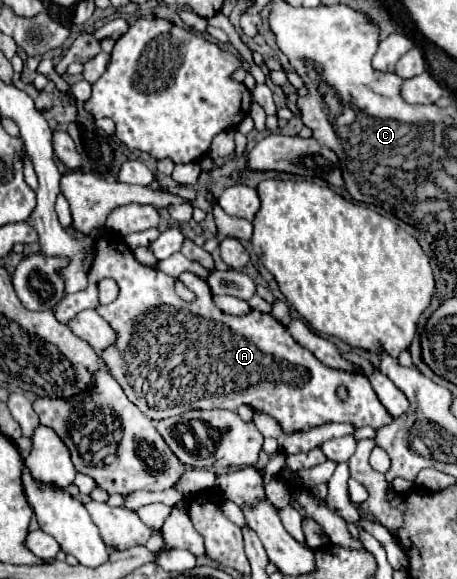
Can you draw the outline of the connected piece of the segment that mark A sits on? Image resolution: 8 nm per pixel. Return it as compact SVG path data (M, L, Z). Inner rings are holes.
M108 230L96 240L96 262L88 272L88 288L84 292L66 294L54 310L54 314L60 322L68 322L86 308L94 308L116 330L118 342L116 346L104 350L102 358L108 362L110 374L120 382L128 400L134 402L152 420L170 418L188 410L236 410L240 404L248 404L254 410L264 410L266 414L272 414L288 432L308 430L324 422L346 422L354 428L372 426L378 430L394 420L362 374L324 366L312 352L304 350L288 334L288 328L282 326L272 314L252 310L246 316L232 316L222 312L212 302L208 282L192 272L182 272L178 278L172 278L156 268L142 266L140 262L136 262L124 238L120 234L112 234L112 230ZM102 278L114 278L120 286L120 296L108 306L98 304L98 282ZM176 280L180 280L188 290L196 294L194 302L184 302L176 294ZM340 384L348 388L346 402L340 402L336 396L336 388Z

